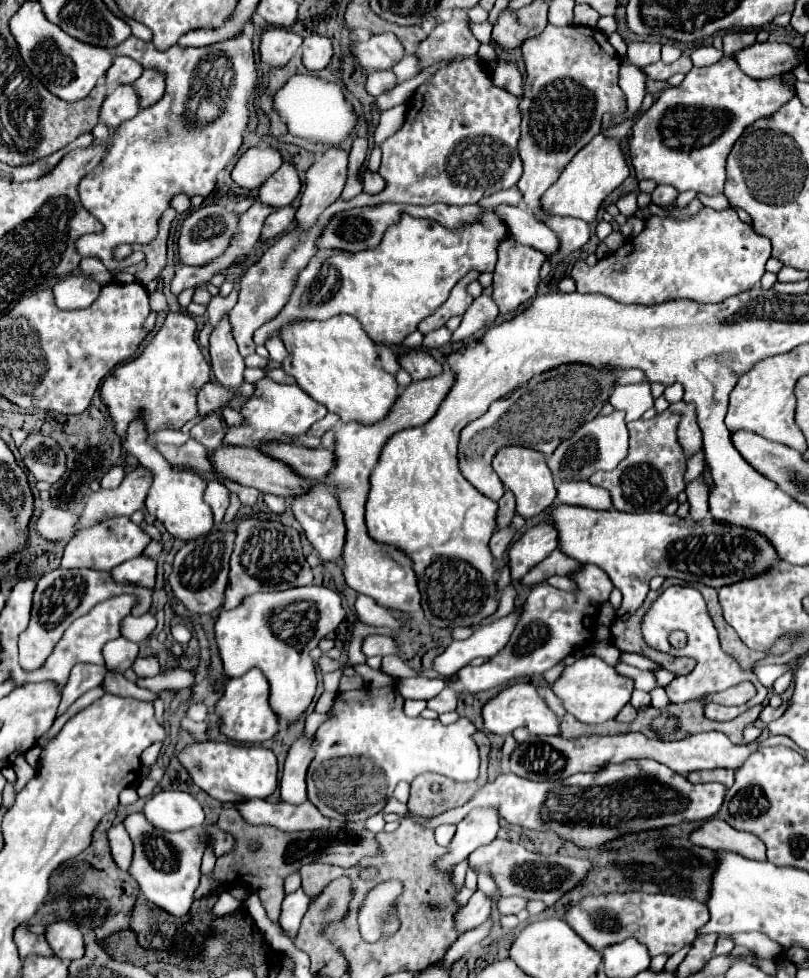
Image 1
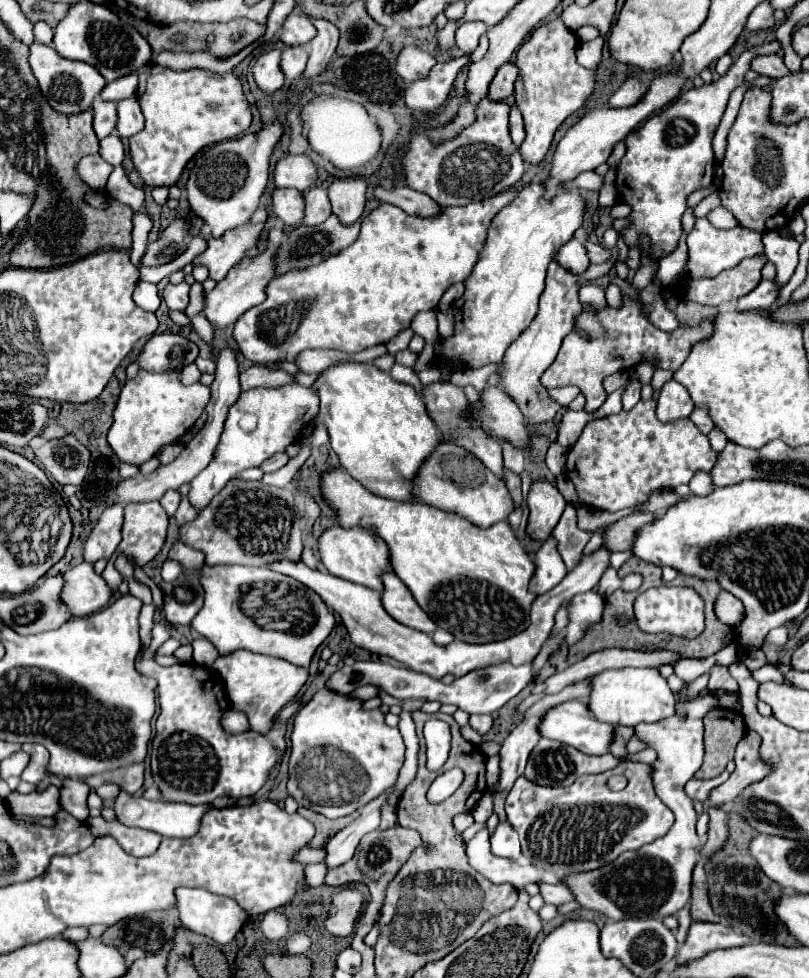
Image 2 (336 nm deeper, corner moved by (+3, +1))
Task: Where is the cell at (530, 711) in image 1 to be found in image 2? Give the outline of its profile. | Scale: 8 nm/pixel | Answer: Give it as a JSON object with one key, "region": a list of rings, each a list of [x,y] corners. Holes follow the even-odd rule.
{"region":[[[576,699],[552,707],[540,723],[540,735],[560,741],[564,745],[572,745],[574,749],[578,749],[586,755],[604,755],[610,751],[610,745],[614,743],[614,727],[608,723],[596,721],[596,717],[592,717],[588,705],[584,701],[576,701]]]}

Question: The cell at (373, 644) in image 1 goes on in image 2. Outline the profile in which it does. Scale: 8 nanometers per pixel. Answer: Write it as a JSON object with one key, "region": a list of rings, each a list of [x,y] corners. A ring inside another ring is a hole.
{"region":[[[156,645],[144,647],[138,653],[136,659],[136,669],[146,675],[154,677],[158,681],[158,701],[160,701],[160,715],[156,719],[156,735],[152,739],[152,777],[154,783],[160,789],[162,801],[180,801],[180,803],[212,803],[216,797],[250,797],[260,791],[260,787],[266,783],[268,771],[274,767],[278,761],[280,753],[278,749],[286,749],[284,743],[284,731],[272,729],[268,735],[258,735],[254,731],[230,735],[224,731],[220,725],[222,719],[222,709],[218,703],[228,703],[224,685],[220,681],[220,675],[198,663],[182,663],[182,665],[172,665],[172,667],[162,667],[154,661]]]}

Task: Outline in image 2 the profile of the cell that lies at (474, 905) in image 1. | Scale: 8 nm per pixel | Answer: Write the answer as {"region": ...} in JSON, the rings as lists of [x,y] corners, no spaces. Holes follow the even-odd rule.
{"region":[[[506,819],[500,821],[498,827],[492,831],[490,841],[492,841],[492,853],[494,855],[510,857],[510,859],[518,859],[520,857],[518,833],[516,833],[516,829],[512,829],[512,825],[508,825]]]}

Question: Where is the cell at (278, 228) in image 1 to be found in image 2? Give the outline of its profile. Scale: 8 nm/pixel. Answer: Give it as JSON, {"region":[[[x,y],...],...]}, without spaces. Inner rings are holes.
{"region":[[[314,187],[308,193],[304,193],[304,197],[306,197],[304,225],[320,225],[332,215],[332,205],[330,205],[326,189]]]}

